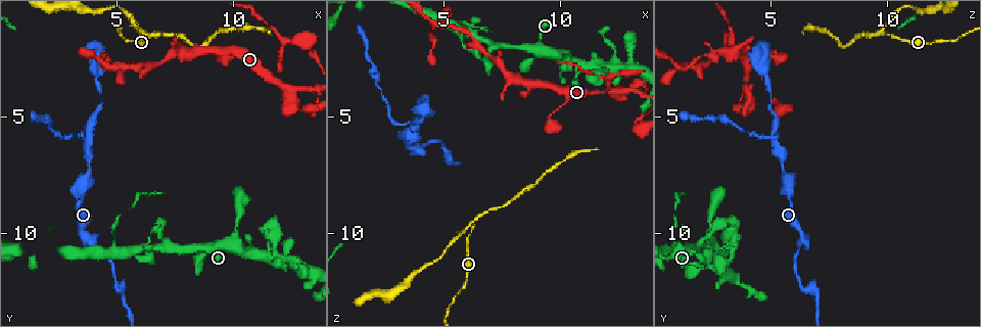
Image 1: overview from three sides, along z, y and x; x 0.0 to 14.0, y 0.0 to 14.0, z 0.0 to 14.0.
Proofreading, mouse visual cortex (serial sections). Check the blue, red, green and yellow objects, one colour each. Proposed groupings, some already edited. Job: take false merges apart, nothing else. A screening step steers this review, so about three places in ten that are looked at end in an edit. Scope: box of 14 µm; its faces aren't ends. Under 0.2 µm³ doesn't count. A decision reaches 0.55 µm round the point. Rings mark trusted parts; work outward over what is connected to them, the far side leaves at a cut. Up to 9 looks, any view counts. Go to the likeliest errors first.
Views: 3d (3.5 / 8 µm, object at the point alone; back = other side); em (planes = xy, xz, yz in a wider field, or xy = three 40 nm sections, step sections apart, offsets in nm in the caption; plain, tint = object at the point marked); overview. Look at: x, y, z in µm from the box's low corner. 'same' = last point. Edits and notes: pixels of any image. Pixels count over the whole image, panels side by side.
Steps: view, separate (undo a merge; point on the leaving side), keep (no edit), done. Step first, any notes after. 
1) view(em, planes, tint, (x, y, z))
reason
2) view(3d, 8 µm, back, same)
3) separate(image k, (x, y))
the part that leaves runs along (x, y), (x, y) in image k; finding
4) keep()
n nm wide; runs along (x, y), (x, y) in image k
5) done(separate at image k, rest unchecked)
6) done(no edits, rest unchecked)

view(3d, 3.5 µm, (6.2, 1.5, 9.9))

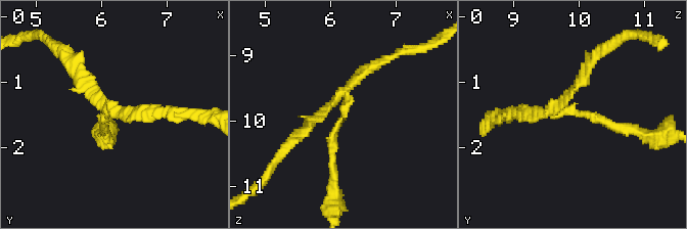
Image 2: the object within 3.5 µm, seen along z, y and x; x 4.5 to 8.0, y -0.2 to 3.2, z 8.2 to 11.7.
separate(image 2, (143, 109))
the part that leaves runs along (108, 102), (49, 43) in image 2; two cells meet here

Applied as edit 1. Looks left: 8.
view(overview)
redraw

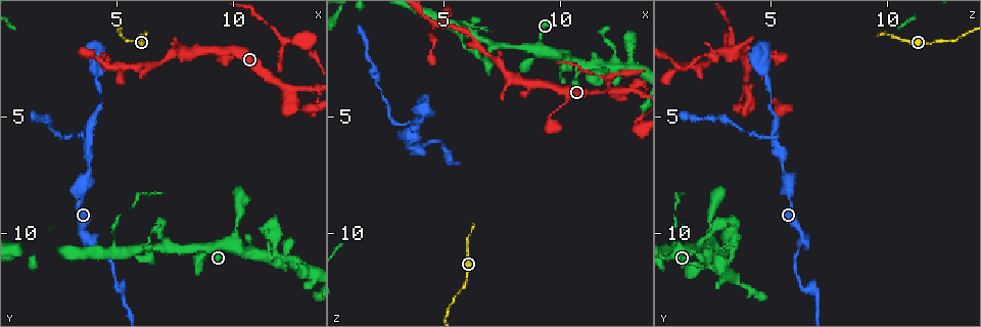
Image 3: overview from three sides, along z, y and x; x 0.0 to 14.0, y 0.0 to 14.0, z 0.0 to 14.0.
view(3d, 3.5 µm, (3.9, 6.1, 5.2))
arms part here

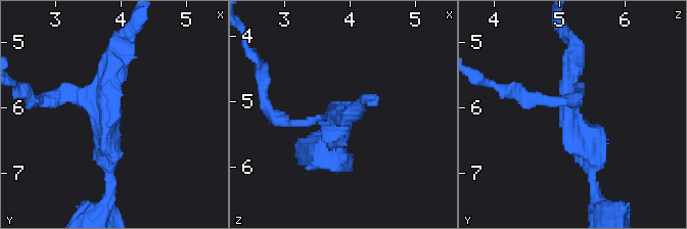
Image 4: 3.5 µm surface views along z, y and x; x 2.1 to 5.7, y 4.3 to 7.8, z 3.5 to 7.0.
view(em, planes, tint, (3.80, 6.05, 5.20))
3 arms; arms of 150, 300, 300 nm

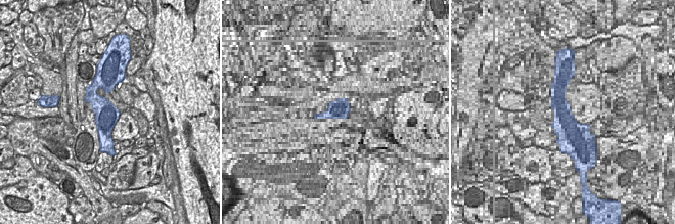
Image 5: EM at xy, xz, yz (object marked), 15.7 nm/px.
keep()
runs along (103, 79), (94, 99), (109, 144) in image 5; continuous, no second cell

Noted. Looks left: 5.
view(3d, 8 µm, back, (11.5, 11.1, 2.8))
abrupt turn

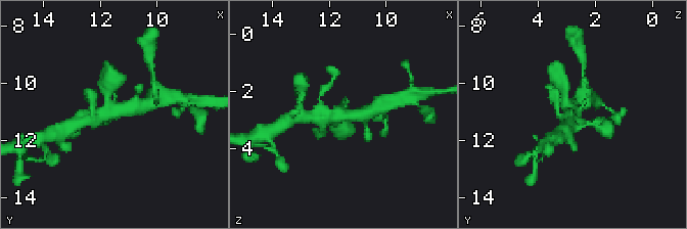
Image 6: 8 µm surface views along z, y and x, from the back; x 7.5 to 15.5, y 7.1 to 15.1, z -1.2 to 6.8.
view(em, xy, step 1, tint, (11.6, 11.0, 2.8))
need the tissue

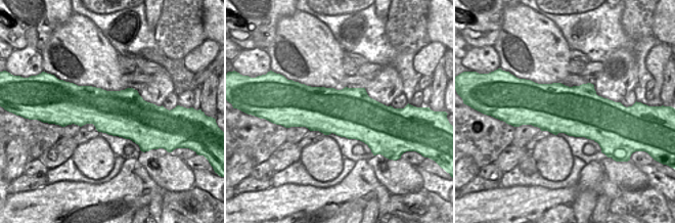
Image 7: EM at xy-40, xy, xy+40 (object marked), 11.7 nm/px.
keep()
one cell here

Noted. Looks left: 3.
done(separate at image 2, rest unchecked)

